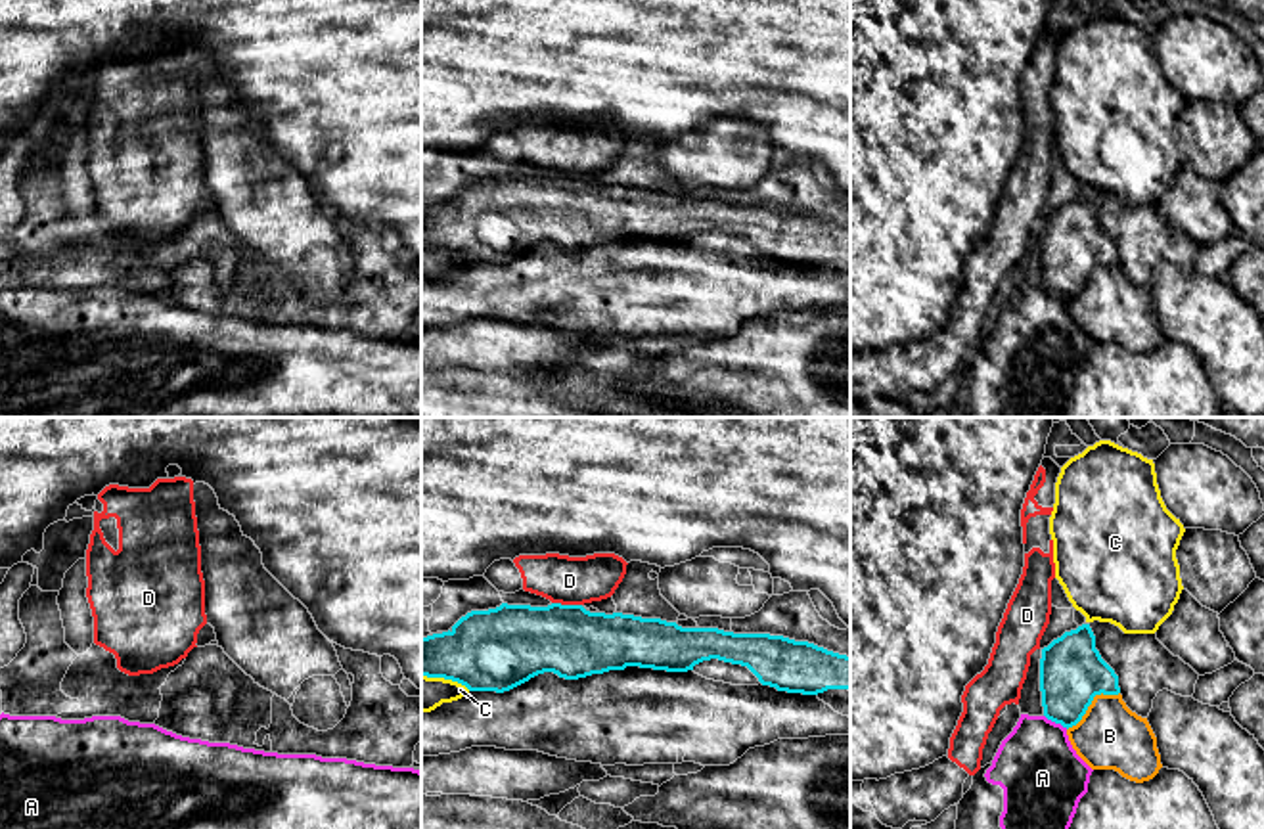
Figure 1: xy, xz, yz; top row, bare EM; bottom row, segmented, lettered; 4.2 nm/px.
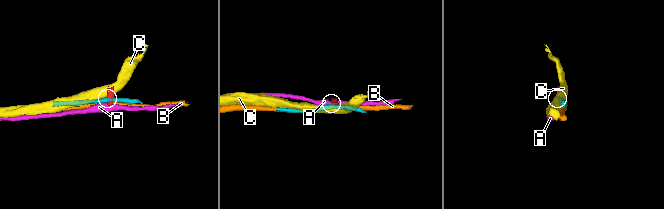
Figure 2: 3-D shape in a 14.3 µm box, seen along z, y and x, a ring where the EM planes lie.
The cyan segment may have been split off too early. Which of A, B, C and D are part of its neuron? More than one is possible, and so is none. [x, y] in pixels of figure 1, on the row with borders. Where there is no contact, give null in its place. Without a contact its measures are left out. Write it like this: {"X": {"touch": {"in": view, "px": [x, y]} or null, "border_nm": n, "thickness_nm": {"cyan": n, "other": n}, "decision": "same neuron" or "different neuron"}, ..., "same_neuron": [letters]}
{"A": {"touch": {"in": "yz", "px": [1056, 722]}, "border_nm": 120, "thickness_nm": {"cyan": 280, "other": 340}, "decision": "different neuron"}, "B": {"touch": {"in": "yz", "px": [1090, 703]}, "border_nm": 280, "thickness_nm": {"cyan": 280, "other": 280}, "decision": "different neuron"}, "C": {"touch": {"in": "xz", "px": [447, 678]}, "border_nm": 220, "thickness_nm": {"cyan": 340, "other": 150}, "decision": "different neuron"}, "D": {"touch": {"in": "xz", "px": [567, 605]}, "border_nm": 130, "thickness_nm": {"cyan": 300, "other": 200}, "decision": "different neuron"}, "same_neuron": []}

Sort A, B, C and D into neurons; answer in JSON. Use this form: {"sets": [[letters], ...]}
{"sets": [["A"], ["B"], ["C"], ["D"]]}

